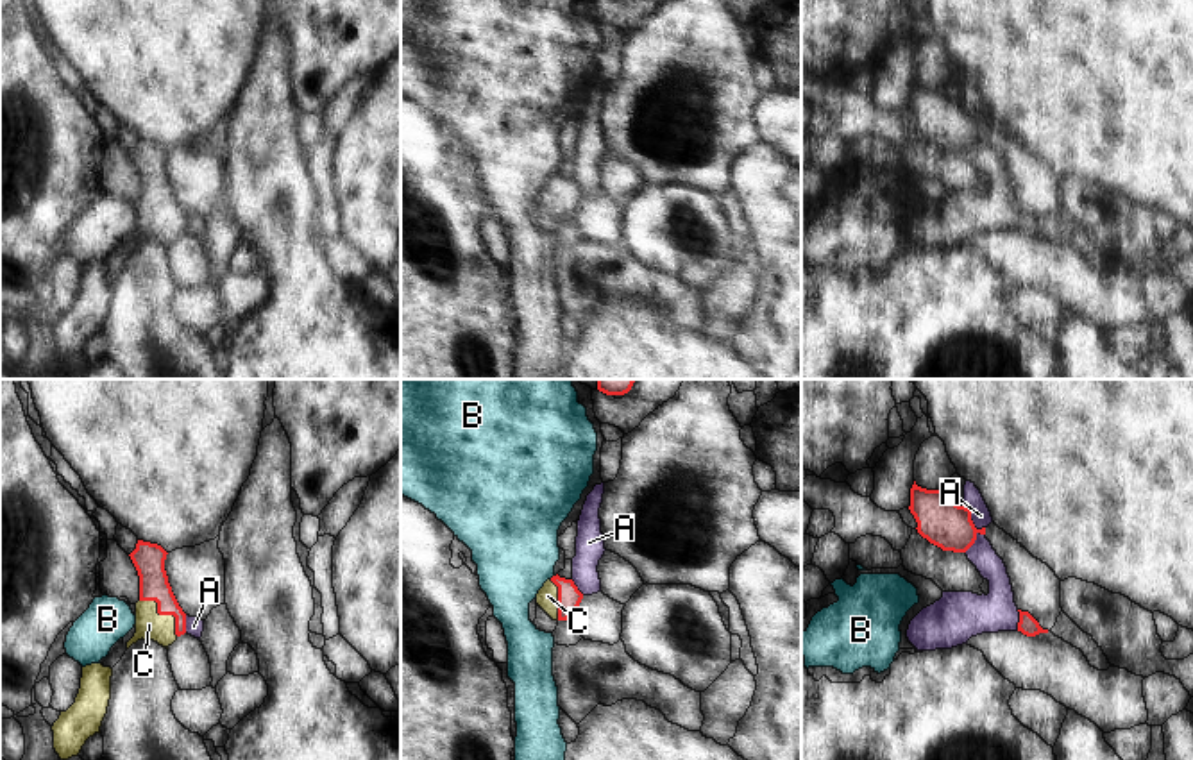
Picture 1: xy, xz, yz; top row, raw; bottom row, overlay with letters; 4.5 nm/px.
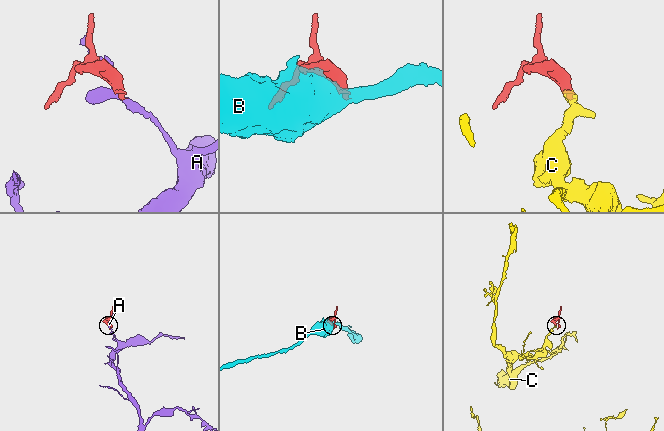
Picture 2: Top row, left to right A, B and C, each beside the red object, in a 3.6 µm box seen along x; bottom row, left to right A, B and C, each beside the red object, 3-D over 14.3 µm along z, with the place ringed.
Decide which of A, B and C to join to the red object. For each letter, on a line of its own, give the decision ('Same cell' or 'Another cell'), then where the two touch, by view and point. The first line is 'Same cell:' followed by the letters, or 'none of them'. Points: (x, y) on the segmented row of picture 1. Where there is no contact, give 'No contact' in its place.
Same cell: C
A: Another cell. Touches red at yz (975, 528)
B: Another cell. No contact
C: Same cell. Touches red at xy (163, 614).

